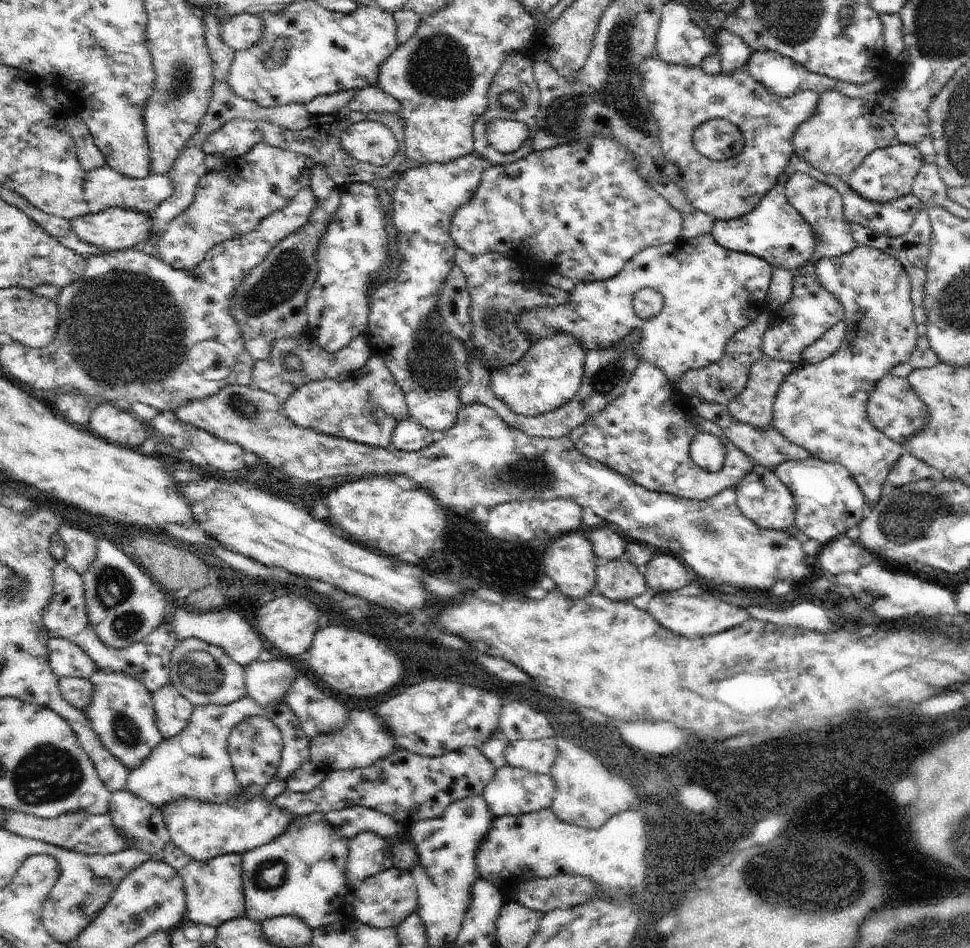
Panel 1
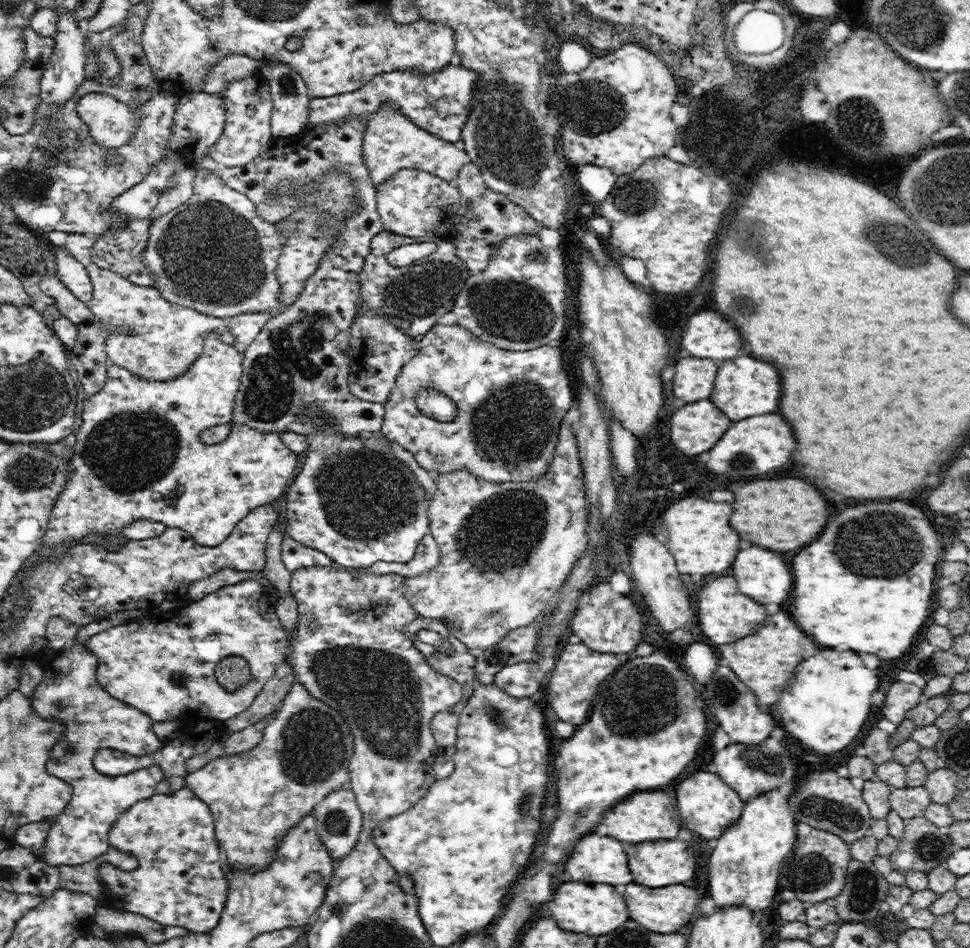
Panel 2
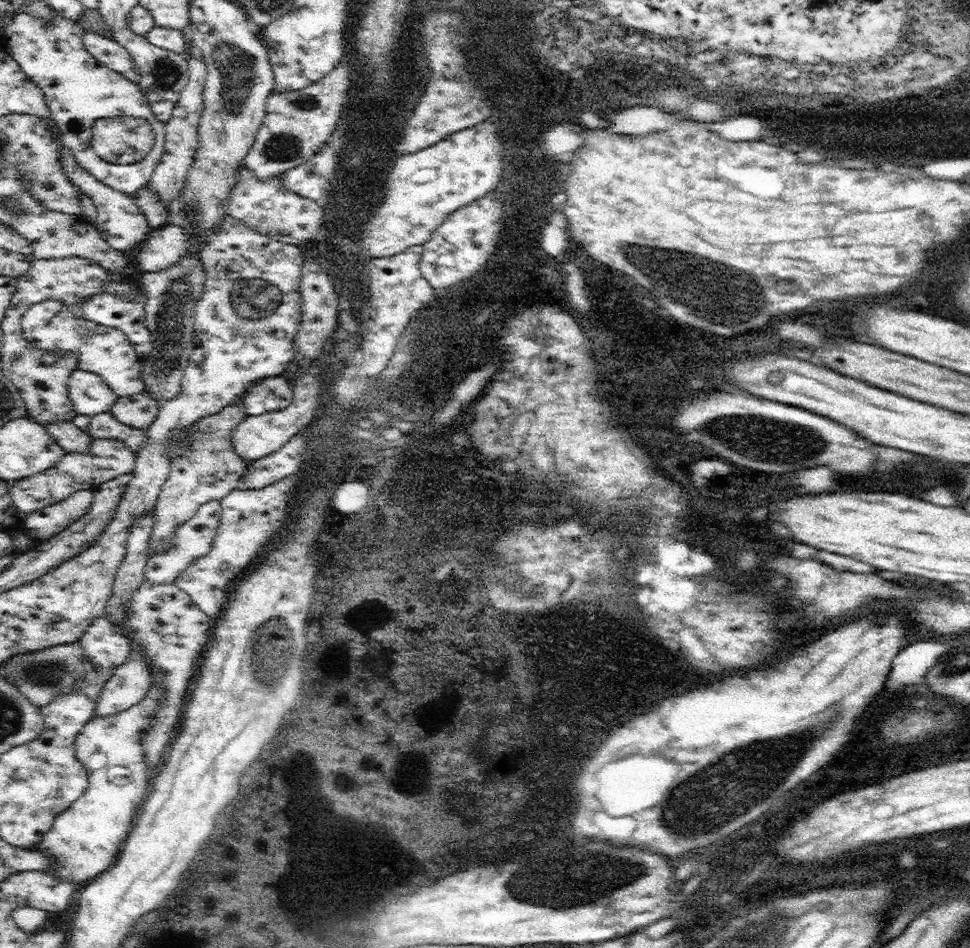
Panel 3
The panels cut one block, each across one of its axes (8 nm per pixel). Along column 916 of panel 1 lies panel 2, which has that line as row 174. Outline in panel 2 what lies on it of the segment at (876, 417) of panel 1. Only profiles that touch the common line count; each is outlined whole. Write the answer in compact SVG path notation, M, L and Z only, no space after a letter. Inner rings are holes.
M400 170L390 180L376 188L378 214L382 218L384 230L406 238L426 238L426 236L446 236L454 226L454 216L462 208L462 196L456 184L420 170Z

